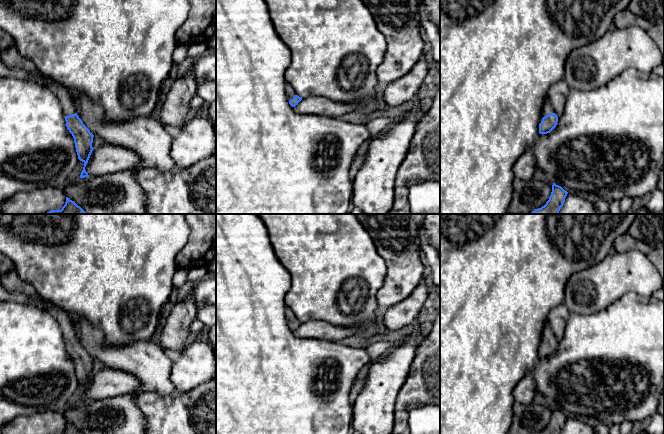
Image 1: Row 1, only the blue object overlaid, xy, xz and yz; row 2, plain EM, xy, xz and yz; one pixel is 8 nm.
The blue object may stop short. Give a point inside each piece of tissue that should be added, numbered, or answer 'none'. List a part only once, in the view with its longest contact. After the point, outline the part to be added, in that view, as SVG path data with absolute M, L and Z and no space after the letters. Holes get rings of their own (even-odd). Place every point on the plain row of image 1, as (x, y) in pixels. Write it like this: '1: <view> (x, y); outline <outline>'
1: yz (546, 333); outline M547 318L544 322L543 329L541 332L541 345L542 345L543 341L545 341L546 339L549 339L551 337L554 337L554 334L550 328L550 324L549 324L548 318Z

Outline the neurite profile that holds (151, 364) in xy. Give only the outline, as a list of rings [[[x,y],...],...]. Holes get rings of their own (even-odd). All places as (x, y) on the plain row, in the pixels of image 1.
[[[63,310],[69,317],[76,337],[90,356],[106,367],[130,373],[141,383],[141,392],[161,396],[177,393],[171,379],[173,357],[151,340],[128,345],[106,345],[104,333],[82,317]]]

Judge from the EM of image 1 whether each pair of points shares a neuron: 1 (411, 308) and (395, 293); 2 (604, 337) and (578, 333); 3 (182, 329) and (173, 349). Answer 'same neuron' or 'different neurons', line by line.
1: different neurons
2: same neuron
3: same neuron

